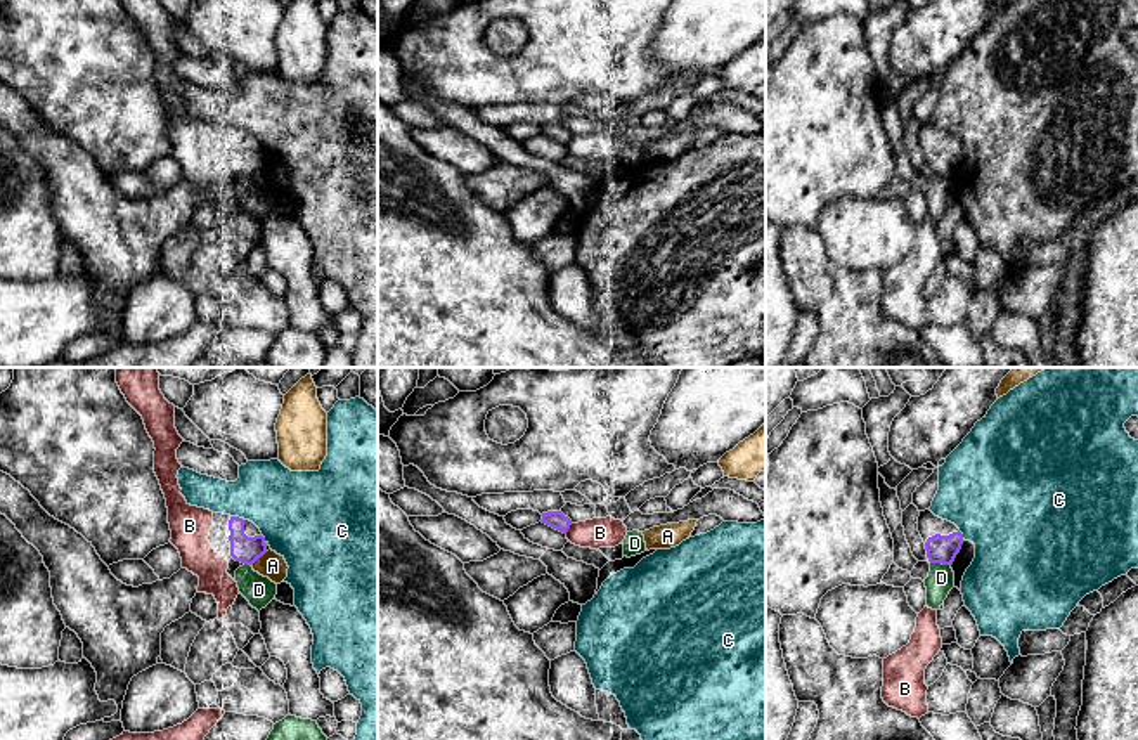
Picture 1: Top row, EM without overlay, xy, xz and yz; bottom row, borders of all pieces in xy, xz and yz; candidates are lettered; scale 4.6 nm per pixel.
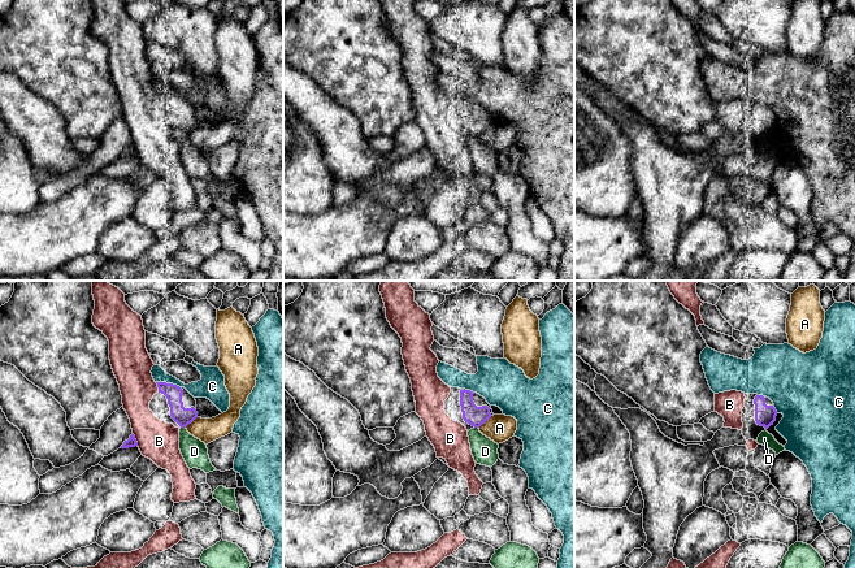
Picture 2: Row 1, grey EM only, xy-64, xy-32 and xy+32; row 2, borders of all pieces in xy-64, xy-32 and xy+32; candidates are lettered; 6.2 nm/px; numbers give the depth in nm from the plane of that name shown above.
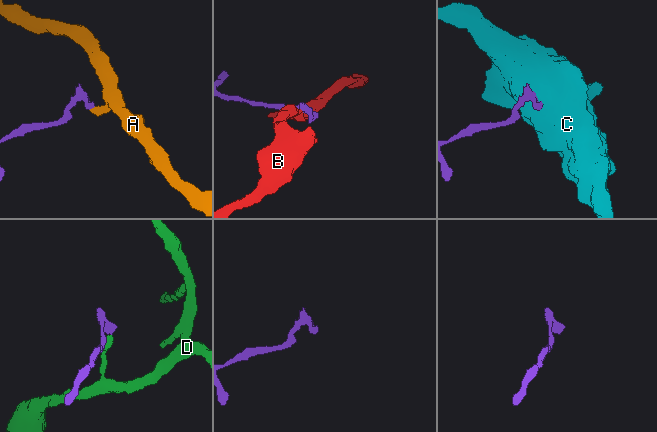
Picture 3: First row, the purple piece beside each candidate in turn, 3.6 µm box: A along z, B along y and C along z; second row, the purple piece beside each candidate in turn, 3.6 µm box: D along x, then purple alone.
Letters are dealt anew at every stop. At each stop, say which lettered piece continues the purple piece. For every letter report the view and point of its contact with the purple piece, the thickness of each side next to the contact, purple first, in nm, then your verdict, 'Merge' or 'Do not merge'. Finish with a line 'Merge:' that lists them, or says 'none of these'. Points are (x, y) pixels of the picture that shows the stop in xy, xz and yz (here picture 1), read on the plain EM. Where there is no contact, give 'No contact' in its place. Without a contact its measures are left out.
A: Touches purple at xy (258, 168). Thickness 130 nm (purple) against 120 nm. Do not merge
B: Touches purple at xz (568, 139). Thickness 80 nm (purple) against 140 nm. Do not merge
C: Touches purple at xy (236, 129). Thickness 130 nm (purple) against 340 nm. Do not merge
D: Touches purple at yz (941, 174). Thickness 130 nm (purple) against 130 nm. Do not merge
Merge: none of these

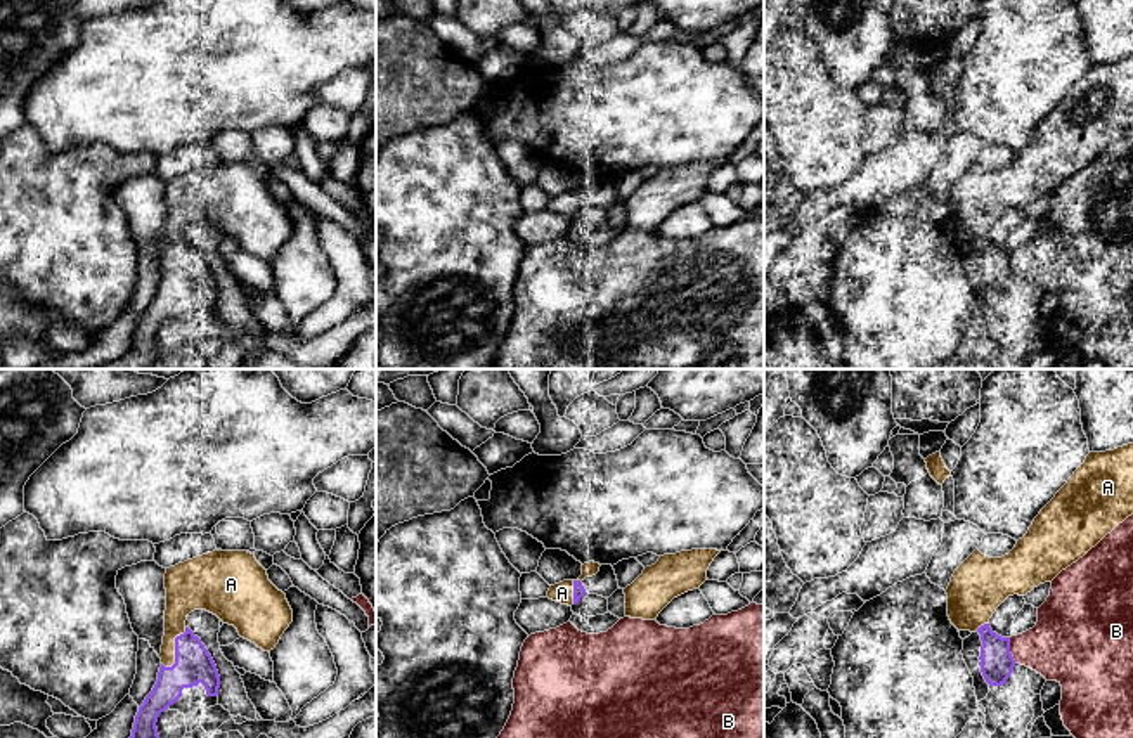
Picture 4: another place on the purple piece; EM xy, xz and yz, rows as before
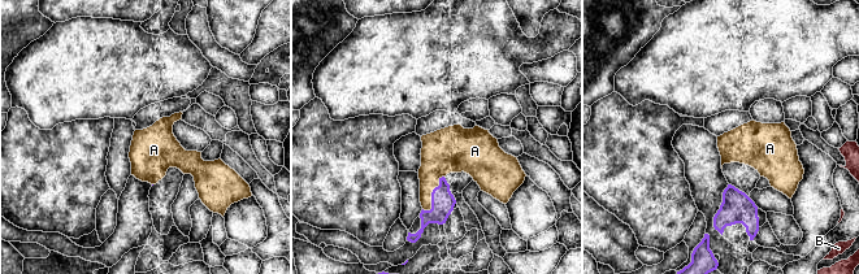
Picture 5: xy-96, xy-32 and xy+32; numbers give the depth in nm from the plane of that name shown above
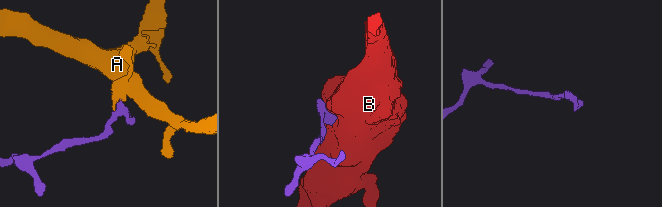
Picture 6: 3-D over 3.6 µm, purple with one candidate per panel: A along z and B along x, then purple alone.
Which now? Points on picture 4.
A: Touches purple at xy (175, 260). Thickness 180 nm (purple) against 160 nm. Merge
B: Touches purple at yz (1009, 262). Thickness 160 nm (purple) against 320 nm. Do not merge
Merge: A

